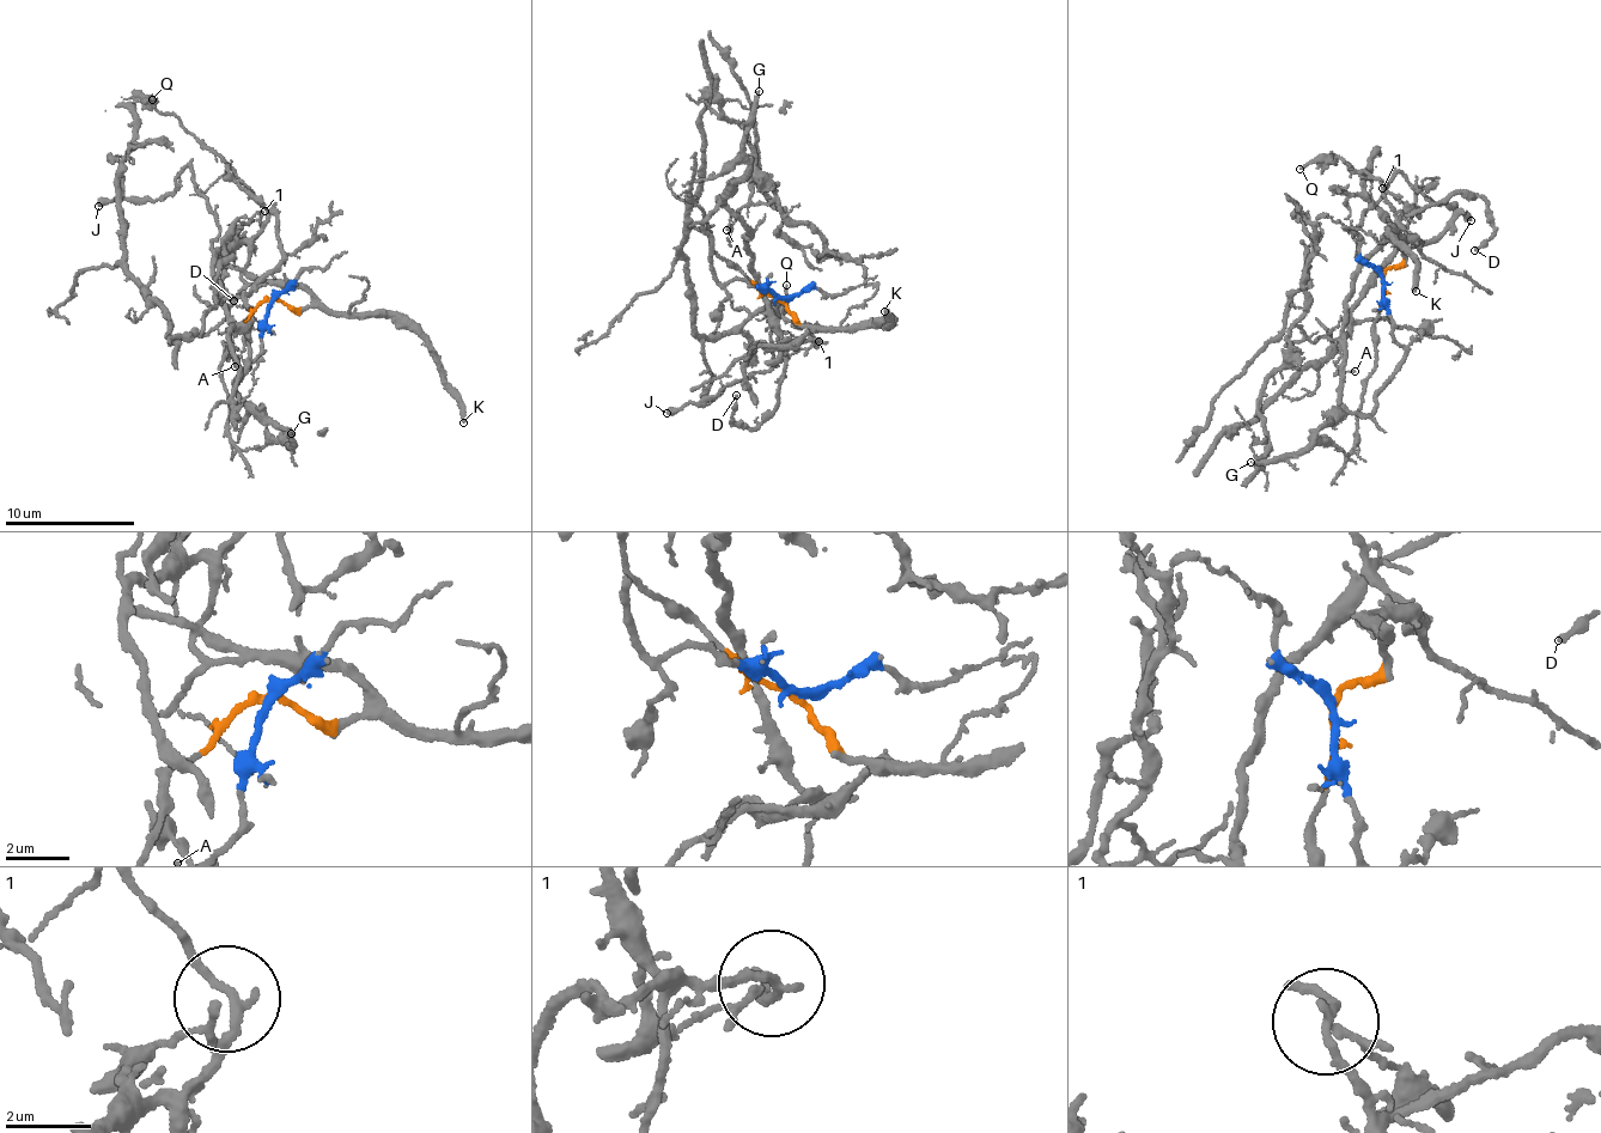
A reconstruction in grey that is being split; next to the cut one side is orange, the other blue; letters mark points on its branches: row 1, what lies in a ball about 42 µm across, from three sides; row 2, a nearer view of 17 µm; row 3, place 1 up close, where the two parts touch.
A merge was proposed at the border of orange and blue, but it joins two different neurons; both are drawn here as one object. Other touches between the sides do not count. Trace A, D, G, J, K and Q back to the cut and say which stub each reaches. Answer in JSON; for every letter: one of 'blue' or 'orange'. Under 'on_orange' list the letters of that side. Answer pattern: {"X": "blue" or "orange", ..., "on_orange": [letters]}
{"A": "blue", "D": "blue", "G": "blue", "J": "blue", "K": "orange", "Q": "orange", "on_orange": ["K", "Q"]}

